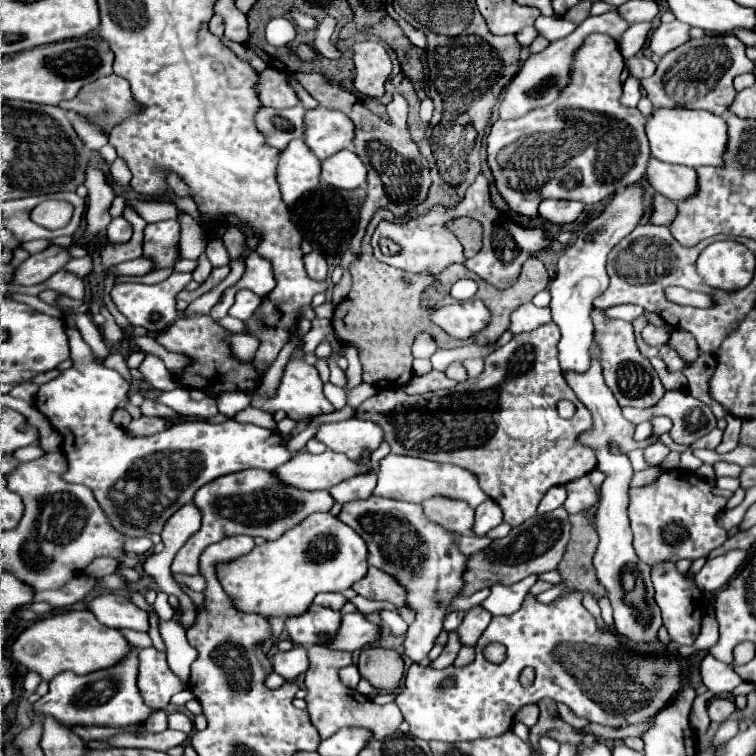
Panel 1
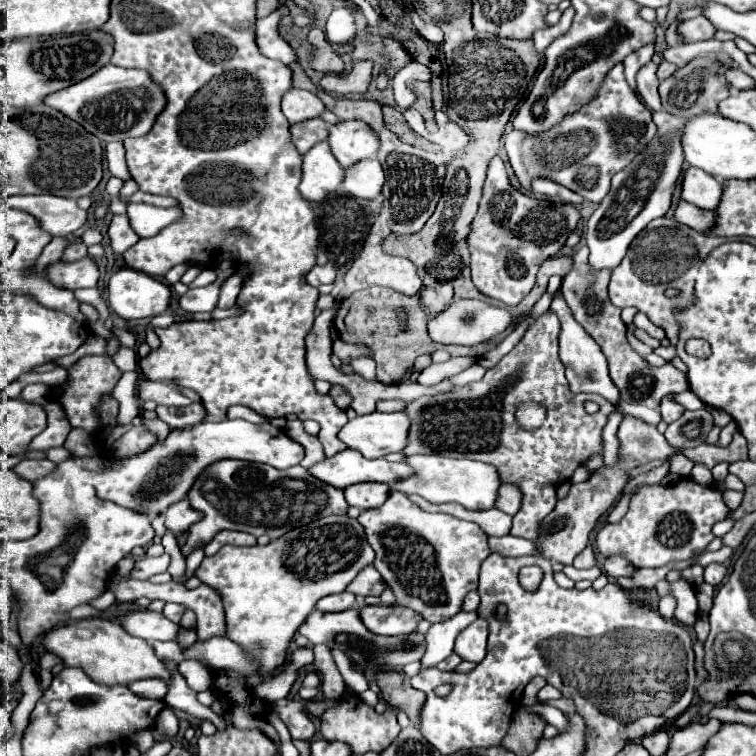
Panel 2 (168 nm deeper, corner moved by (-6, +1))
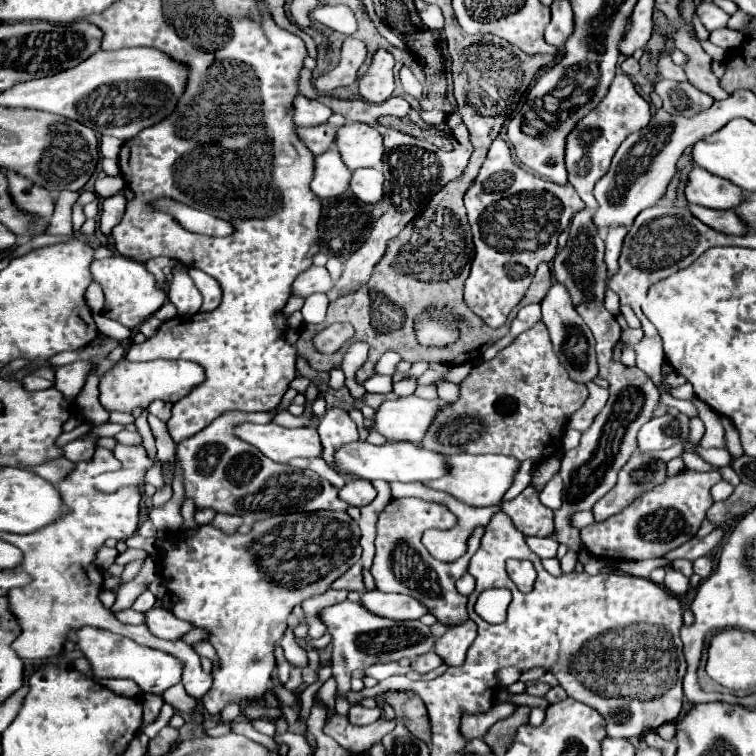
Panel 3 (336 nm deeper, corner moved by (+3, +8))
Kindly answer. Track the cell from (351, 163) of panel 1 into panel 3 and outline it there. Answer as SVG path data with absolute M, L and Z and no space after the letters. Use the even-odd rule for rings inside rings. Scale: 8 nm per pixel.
M360 168L352 174L350 188L356 194L358 200L366 204L376 204L382 200L382 186L384 186L384 174L376 168Z

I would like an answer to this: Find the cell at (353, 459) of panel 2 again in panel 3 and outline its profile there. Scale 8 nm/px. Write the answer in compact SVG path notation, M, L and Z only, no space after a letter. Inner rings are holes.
M352 442L336 452L336 466L344 472L356 474L364 480L386 480L386 482L426 482L450 474L446 458L438 452L424 450L412 442L388 442L384 446L374 446L368 442Z

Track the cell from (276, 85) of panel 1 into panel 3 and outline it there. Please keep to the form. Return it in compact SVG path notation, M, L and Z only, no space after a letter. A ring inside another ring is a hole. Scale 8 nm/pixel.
M296 96L294 100L294 122L298 126L318 126L318 124L326 124L328 118L332 116L332 110L318 102L318 100L310 100L304 96Z

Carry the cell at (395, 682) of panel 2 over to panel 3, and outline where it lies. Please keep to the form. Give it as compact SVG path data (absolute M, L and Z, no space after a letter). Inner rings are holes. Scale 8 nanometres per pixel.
M414 692L384 694L384 700L396 710L398 724L404 724L416 738L430 744L430 718L426 718L426 706Z

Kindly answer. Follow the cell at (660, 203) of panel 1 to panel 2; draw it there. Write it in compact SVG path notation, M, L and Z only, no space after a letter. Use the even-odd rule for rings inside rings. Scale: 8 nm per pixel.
M679 201L673 219L691 227L691 229L695 229L695 231L705 231L713 225L715 211L705 211L705 209L699 209L699 207L695 207L687 201Z

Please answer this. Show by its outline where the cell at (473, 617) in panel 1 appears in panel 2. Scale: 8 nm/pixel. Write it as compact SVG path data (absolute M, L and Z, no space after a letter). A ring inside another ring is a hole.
M475 619L467 629L463 629L455 641L455 653L461 655L465 661L479 663L485 657L485 645L489 635L487 619Z

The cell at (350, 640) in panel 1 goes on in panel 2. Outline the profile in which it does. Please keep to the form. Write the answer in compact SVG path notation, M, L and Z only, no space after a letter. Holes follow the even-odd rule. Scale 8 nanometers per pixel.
M373 605L373 607L363 607L359 611L363 625L375 633L375 635L403 635L411 633L417 627L417 621L421 619L417 613L405 607L385 607L385 605Z

